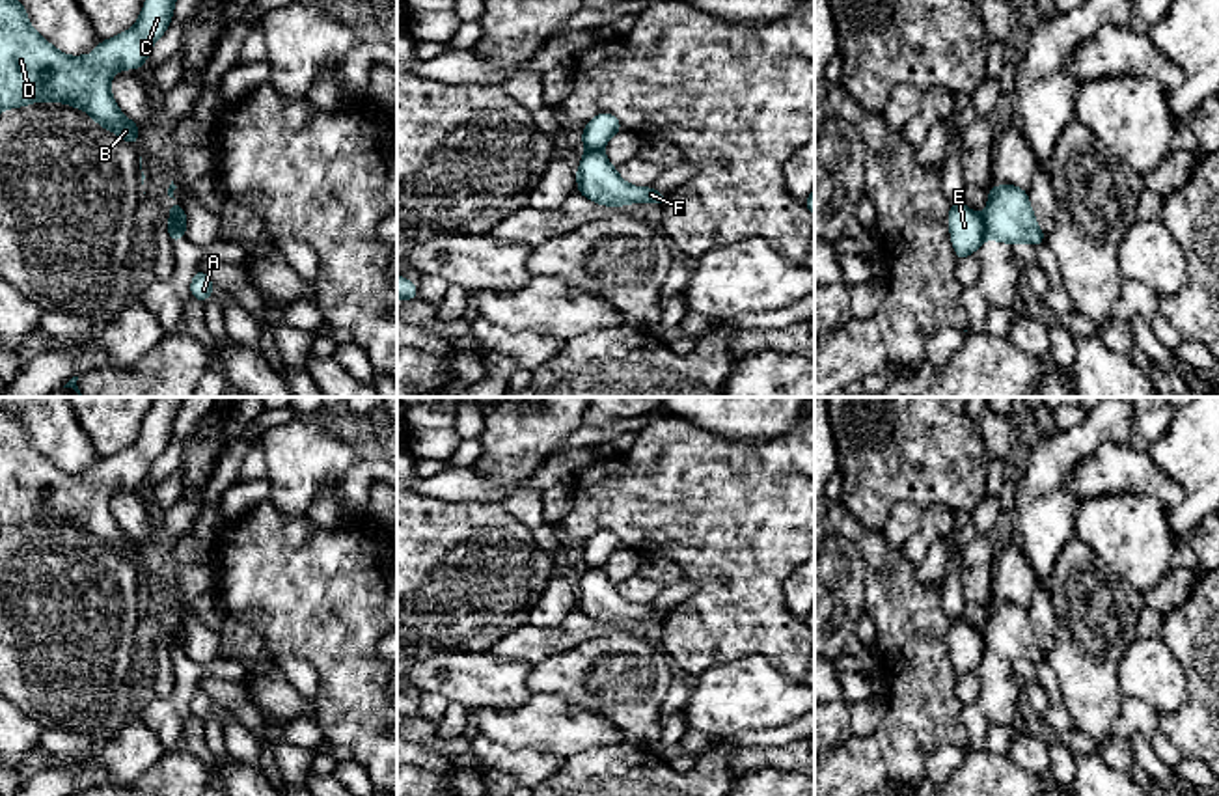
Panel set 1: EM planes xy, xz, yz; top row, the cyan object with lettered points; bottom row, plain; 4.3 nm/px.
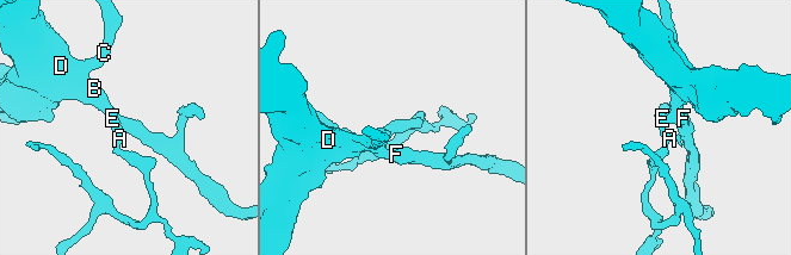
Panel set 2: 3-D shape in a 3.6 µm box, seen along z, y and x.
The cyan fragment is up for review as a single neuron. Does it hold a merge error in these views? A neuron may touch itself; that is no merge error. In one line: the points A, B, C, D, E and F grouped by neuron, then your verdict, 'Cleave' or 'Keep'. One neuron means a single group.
Groups: A E / B C D F. Cleave

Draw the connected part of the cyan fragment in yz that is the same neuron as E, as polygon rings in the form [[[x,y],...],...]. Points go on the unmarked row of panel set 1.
[[[962,619],[951,621],[949,626],[949,649],[956,669],[956,677],[962,679],[969,671],[975,671],[984,658],[986,639]]]

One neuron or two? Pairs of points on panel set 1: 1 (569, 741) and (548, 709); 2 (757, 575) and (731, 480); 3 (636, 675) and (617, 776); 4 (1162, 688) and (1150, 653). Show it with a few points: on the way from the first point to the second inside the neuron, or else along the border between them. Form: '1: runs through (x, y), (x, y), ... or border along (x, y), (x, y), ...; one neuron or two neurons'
1: runs through (563, 733), (548, 716); one neuron
2: runs through (739, 550), (739, 517), (731, 504); one neuron
3: border along (627, 739), (653, 754); two neurons
4: runs through (1158, 679), (1150, 672), (1150, 662); one neuron

